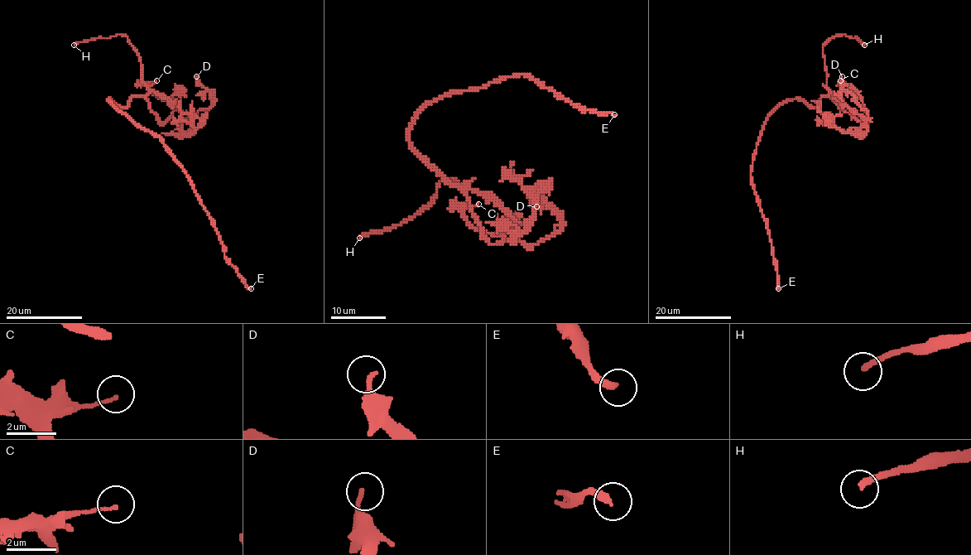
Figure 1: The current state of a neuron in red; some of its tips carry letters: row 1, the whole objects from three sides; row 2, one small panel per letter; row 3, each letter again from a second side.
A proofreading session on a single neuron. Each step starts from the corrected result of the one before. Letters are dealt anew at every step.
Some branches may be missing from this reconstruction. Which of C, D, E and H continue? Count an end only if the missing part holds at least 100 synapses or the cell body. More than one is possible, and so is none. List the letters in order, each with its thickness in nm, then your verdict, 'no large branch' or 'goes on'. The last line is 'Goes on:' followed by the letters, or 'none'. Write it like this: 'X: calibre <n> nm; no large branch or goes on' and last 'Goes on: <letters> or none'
C: calibre 110 nm; no large branch
D: calibre 220 nm; no large branch
E: calibre 280 nm; no large branch
H: calibre 240 nm; goes on
Goes on: H

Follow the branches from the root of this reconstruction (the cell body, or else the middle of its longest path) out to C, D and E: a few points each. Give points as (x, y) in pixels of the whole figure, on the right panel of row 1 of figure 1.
C: (774, 110), (790, 99), (814, 107), (822, 96), (829, 96), (867, 123), (863, 101), (840, 80)
D: (774, 110), (790, 99), (800, 99), (814, 107), (831, 92), (867, 118), (867, 113), (842, 87), (842, 76)
E: (774, 110), (767, 117), (761, 130), (752, 160), (751, 183), (769, 233), (778, 288)

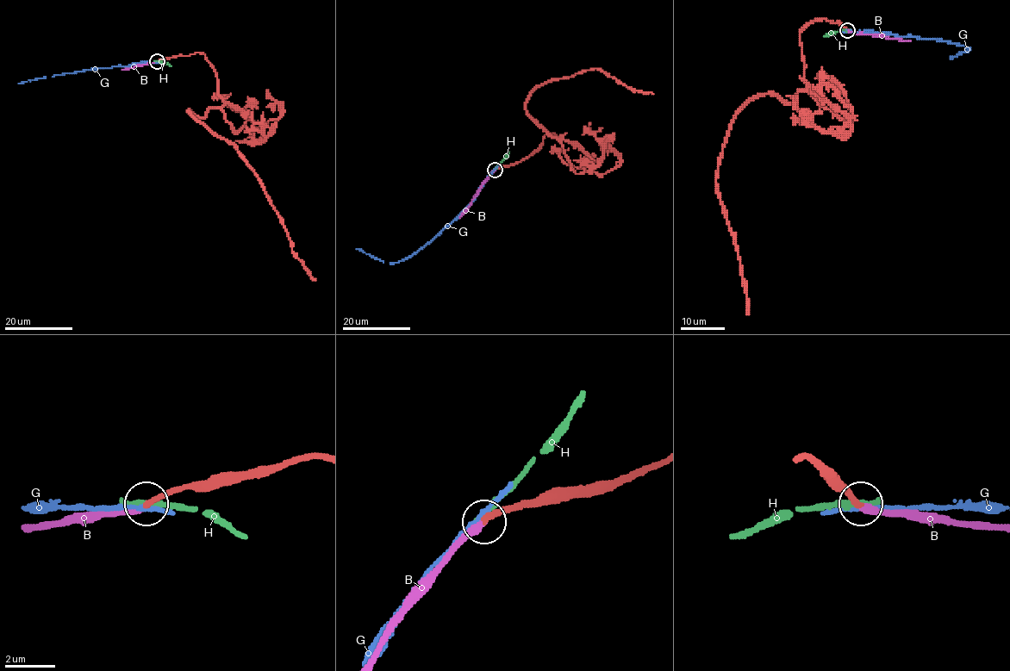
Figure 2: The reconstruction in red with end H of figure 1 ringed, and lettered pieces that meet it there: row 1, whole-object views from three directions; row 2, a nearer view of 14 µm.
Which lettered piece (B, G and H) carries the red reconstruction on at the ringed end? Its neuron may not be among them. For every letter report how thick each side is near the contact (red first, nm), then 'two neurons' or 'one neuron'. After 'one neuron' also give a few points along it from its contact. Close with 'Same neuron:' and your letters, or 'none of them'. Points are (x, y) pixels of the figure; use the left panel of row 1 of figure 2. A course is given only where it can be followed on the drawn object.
B: 240 nm thick on the red side, 320 nm on the other; one neuron; it runs (157, 61), (121, 70)
G: 240 nm thick on the red side, 160 nm on the other; two neurons
H: 260 nm thick on the red side, 190 nm on the other; two neurons
Same neuron: B

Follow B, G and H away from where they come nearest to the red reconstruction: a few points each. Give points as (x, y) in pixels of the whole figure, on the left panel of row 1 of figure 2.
B: (157, 61), (121, 70)
G: (157, 62), (91, 68), (18, 83)
H: (158, 61), (171, 66)

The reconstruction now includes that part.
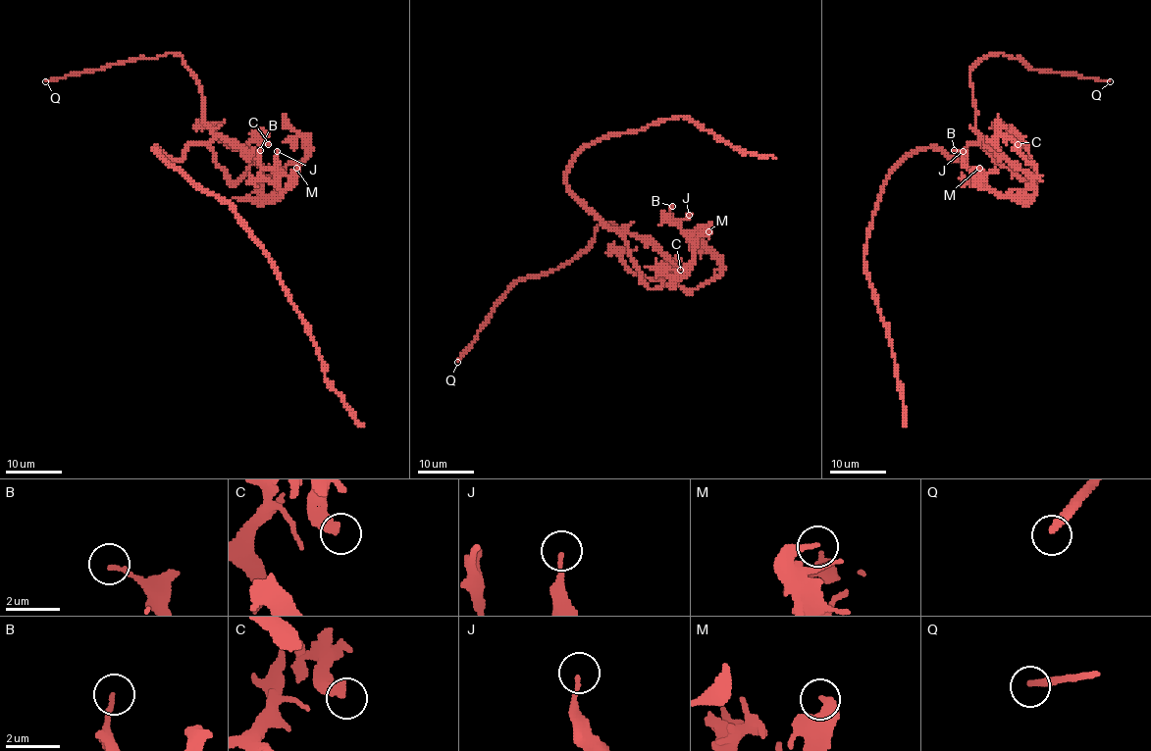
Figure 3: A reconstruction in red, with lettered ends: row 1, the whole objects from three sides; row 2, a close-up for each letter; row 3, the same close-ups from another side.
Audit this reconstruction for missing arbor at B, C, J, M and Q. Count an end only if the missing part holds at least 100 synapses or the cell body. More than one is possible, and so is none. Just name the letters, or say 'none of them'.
Q

